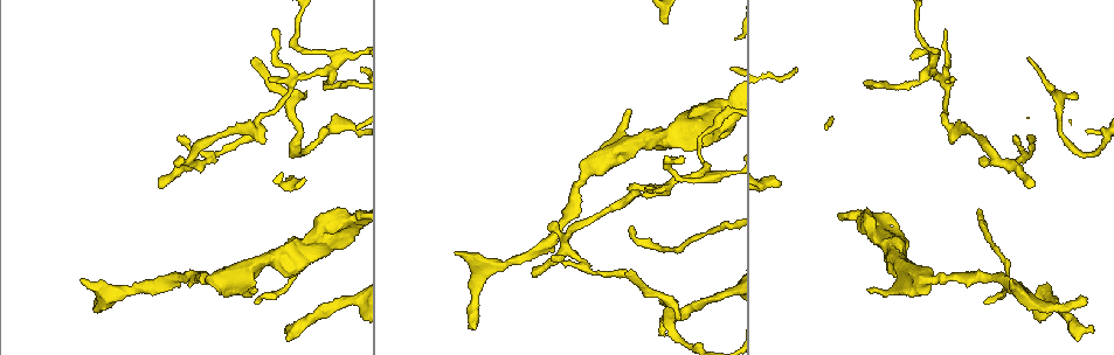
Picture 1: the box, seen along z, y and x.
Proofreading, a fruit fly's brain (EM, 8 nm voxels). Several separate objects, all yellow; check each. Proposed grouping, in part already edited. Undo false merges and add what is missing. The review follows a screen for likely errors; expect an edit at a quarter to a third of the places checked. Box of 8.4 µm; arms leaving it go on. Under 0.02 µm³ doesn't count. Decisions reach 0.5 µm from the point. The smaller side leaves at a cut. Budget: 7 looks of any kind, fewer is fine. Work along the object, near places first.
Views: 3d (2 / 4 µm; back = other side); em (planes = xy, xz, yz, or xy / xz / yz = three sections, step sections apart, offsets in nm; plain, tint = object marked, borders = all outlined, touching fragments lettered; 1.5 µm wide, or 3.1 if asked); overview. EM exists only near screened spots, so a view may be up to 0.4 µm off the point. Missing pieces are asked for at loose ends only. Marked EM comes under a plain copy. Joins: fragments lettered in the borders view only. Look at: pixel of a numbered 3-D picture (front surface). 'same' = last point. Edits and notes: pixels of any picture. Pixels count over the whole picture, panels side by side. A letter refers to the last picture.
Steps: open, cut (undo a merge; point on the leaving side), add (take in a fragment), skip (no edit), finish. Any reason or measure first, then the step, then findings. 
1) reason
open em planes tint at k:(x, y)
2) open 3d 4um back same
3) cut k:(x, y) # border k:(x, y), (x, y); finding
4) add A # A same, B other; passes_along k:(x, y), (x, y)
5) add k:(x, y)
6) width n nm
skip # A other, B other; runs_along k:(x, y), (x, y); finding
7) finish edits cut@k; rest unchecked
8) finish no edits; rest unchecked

tapers out
open 3d 4um at 1:(255, 56)

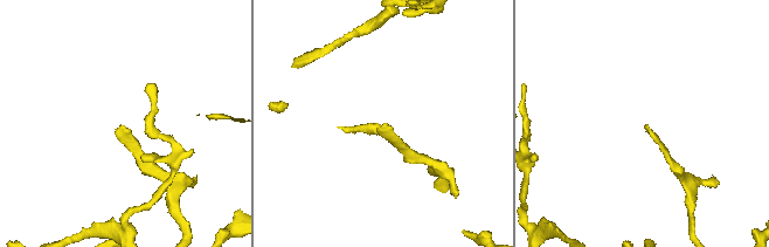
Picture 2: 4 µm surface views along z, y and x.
open em planes borders at 2:(387, 124)

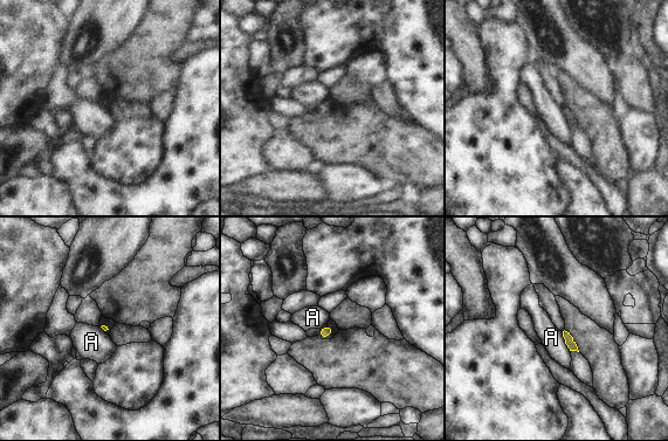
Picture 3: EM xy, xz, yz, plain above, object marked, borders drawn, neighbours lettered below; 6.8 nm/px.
skip # A other; border 3:(562, 331), (564, 343), (570, 350); no lettered fragment goes on from it

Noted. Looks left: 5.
calibre changes
open 3d 4um back at 1:(200, 278)

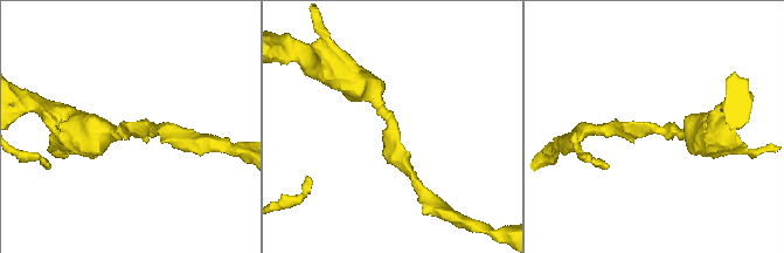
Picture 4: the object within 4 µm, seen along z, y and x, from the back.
arm_widths 180, 460 nm
open em planes tint at 4:(126, 130)

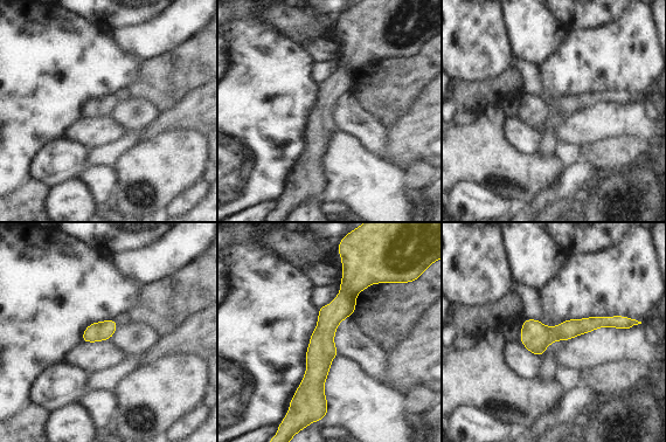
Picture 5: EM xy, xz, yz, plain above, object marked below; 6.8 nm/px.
open em planes borders same

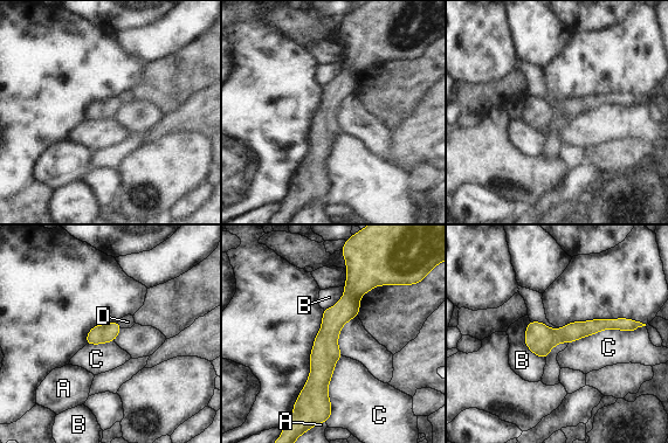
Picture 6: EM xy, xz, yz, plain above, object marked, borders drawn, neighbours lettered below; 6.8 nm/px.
skip # A other, B other, C other, D other; border 6:(639, 326), (601, 330), (569, 344); all the same cell

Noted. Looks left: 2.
an open end
open em xy step 8 borders at 1:(161, 188)

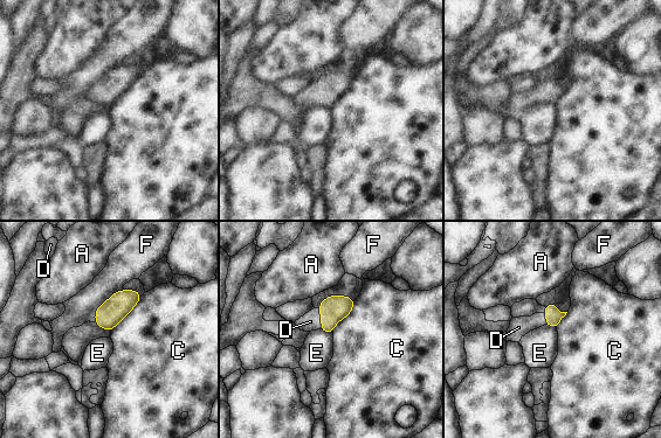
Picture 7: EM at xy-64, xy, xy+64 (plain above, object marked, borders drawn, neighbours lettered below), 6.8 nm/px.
add 7:(310, 321) # A other, C other, D same, E other, F other; passes_along 7:(334, 308), (321, 318), (310, 321); the cell continues

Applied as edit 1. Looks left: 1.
finish edits add@7; rest unchecked

